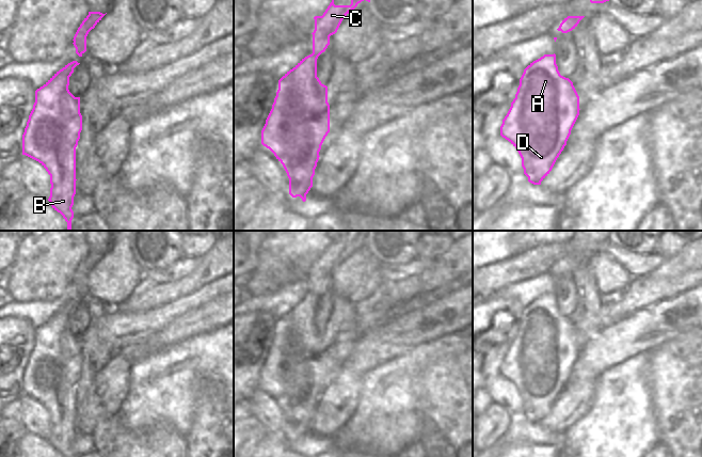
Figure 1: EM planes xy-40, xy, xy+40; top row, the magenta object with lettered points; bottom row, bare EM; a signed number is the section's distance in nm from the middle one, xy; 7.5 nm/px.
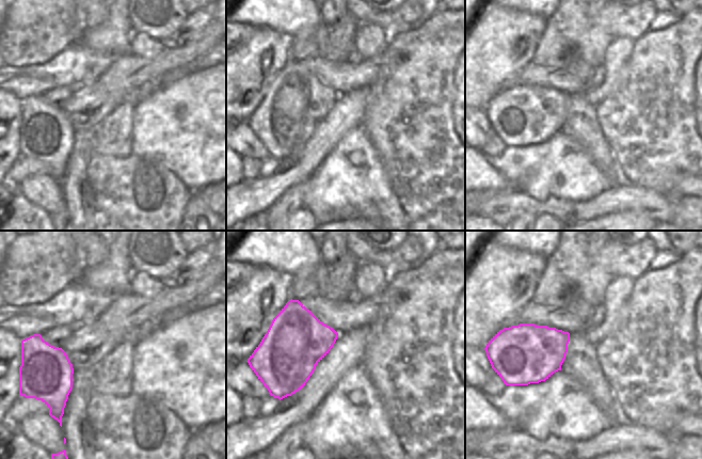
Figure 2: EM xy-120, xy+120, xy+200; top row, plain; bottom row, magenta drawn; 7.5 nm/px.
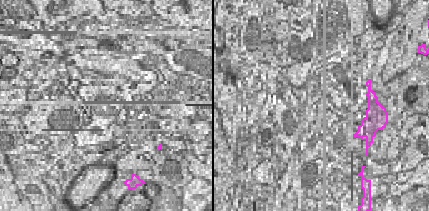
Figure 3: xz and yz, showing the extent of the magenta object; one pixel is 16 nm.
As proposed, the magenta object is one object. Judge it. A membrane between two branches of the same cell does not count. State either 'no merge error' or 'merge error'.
no merge error

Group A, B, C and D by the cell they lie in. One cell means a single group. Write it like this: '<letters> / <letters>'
A B C D

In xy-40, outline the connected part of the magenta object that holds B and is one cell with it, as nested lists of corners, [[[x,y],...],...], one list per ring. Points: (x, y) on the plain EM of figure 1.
[[[73,300],[57,311],[43,326],[35,330],[35,342],[29,354],[25,372],[22,374],[22,394],[38,400],[50,414],[50,436],[48,440],[54,450],[63,457],[74,457],[71,448],[76,434],[76,387],[82,369],[82,354],[80,352],[80,336],[75,336],[68,329],[69,316],[74,308],[79,304]]]

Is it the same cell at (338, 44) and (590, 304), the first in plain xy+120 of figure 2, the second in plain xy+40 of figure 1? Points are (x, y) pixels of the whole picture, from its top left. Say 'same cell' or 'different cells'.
same cell

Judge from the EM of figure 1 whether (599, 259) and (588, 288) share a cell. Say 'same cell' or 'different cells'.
different cells

